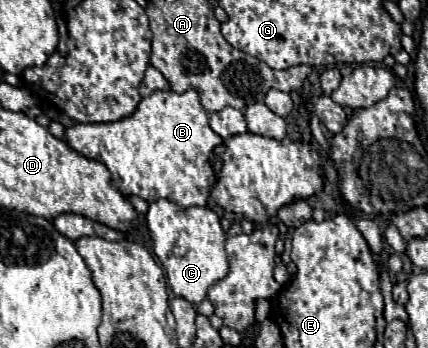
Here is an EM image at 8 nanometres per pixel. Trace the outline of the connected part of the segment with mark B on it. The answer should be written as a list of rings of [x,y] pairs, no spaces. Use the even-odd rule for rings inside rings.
[[[171,90],[153,92],[151,96],[141,100],[141,104],[131,116],[107,124],[75,124],[65,130],[65,140],[81,156],[105,164],[107,170],[111,172],[113,186],[125,196],[133,194],[147,202],[169,198],[181,208],[207,204],[213,184],[217,180],[217,172],[211,162],[213,150],[223,144],[223,138],[211,130],[209,116],[203,110],[199,102],[199,94],[195,90],[187,90],[183,94],[175,94]]]

